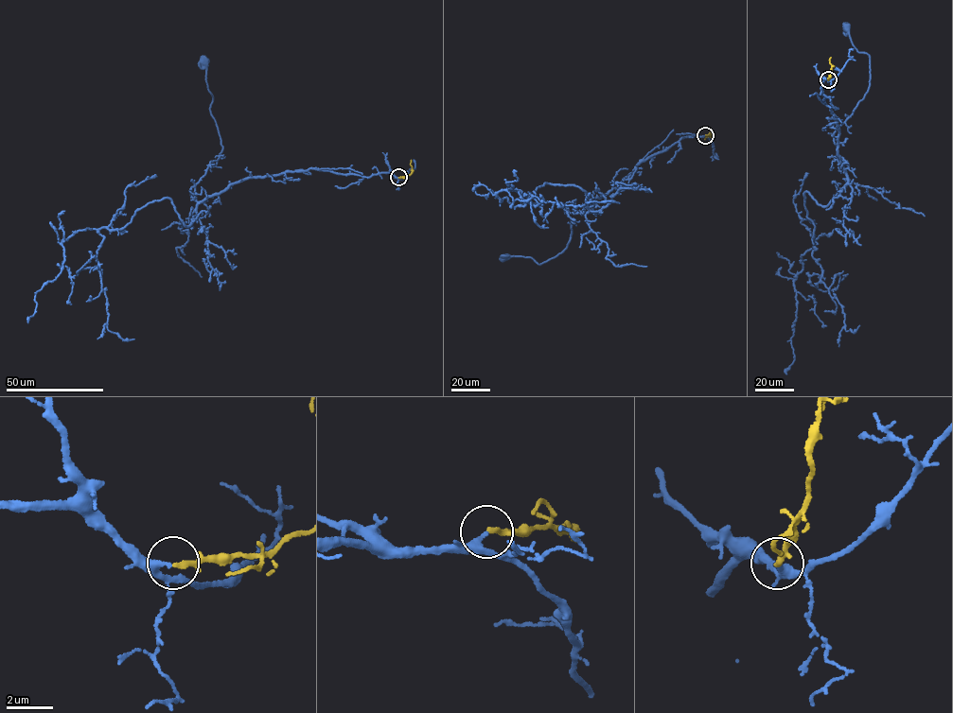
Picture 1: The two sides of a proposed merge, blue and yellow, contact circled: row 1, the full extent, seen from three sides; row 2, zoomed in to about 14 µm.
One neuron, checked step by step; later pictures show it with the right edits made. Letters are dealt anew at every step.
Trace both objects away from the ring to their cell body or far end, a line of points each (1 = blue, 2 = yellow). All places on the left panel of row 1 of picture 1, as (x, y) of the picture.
1: (398, 177), (309, 168), (247, 177), (197, 201), (195, 185), (222, 147), (210, 112), (203, 62)
2: (398, 177), (411, 174), (411, 160)

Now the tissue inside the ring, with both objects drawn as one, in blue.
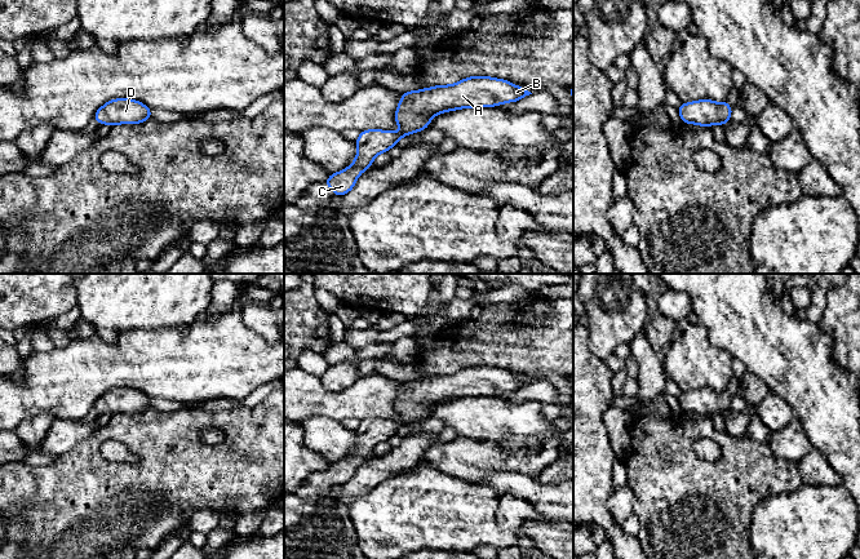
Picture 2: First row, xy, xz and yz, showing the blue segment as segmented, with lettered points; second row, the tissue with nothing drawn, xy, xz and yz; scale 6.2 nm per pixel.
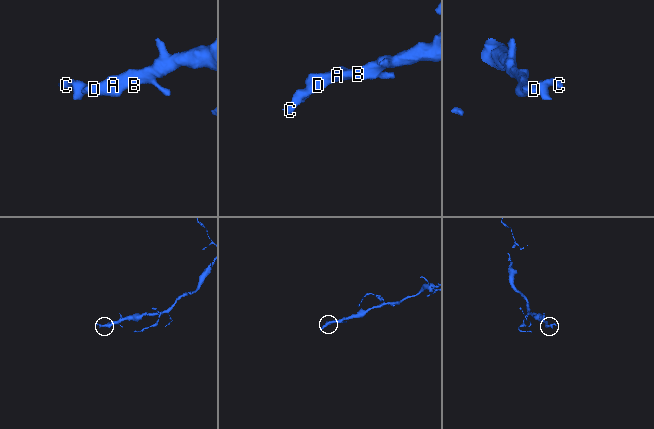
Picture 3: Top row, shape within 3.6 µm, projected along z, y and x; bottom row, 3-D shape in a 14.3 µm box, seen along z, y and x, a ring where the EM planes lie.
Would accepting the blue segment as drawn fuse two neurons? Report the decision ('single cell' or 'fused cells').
single cell

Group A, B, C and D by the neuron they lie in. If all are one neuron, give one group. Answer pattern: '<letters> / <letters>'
A B C D

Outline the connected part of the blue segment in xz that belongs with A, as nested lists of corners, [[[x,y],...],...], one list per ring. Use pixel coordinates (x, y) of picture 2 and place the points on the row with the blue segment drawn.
[[[473,76],[452,85],[404,92],[394,115],[403,130],[400,133],[378,129],[362,130],[355,141],[358,155],[353,164],[341,172],[329,174],[323,183],[329,186],[336,196],[342,196],[354,188],[359,174],[373,164],[378,154],[387,152],[404,136],[425,130],[435,115],[467,107],[495,107],[517,102],[529,94],[532,93],[526,88],[489,76]]]

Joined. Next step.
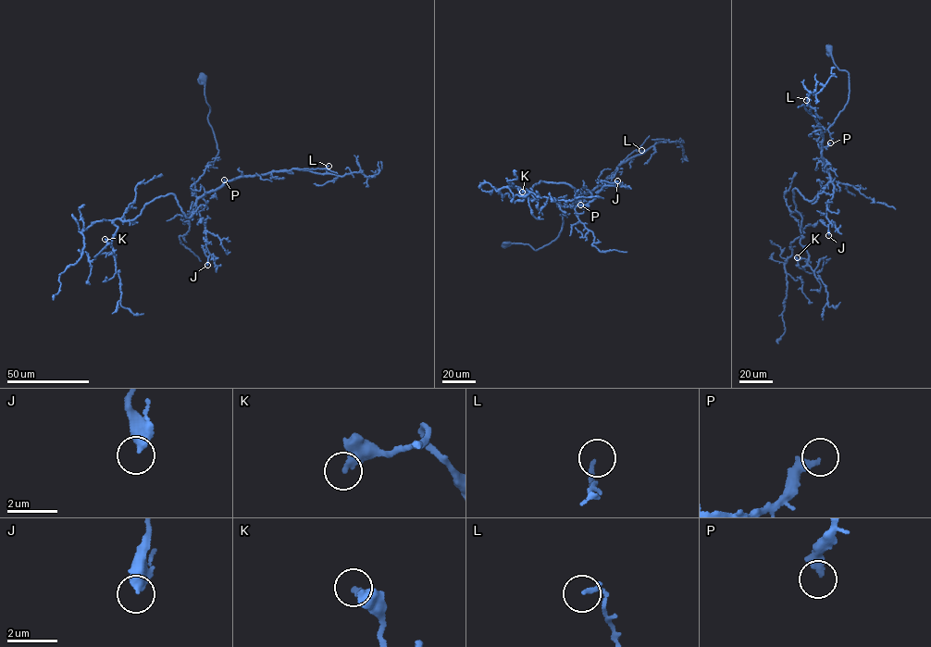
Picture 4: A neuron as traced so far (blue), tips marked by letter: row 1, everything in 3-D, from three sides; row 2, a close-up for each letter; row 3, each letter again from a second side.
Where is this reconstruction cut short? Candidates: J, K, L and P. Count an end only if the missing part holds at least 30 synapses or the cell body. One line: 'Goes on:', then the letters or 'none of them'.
Goes on: P

